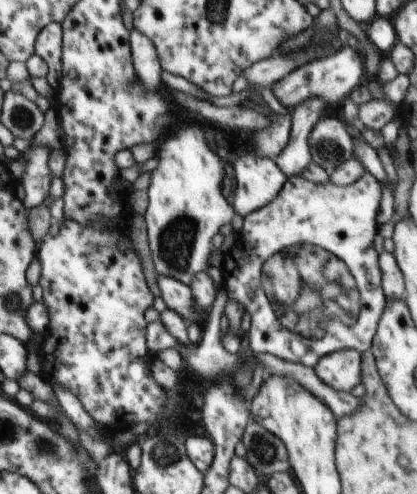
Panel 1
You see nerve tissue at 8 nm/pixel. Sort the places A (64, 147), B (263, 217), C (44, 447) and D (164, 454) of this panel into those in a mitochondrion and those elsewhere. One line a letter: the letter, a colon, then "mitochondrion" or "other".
A: other
B: other
C: mitochondrion
D: mitochondrion

